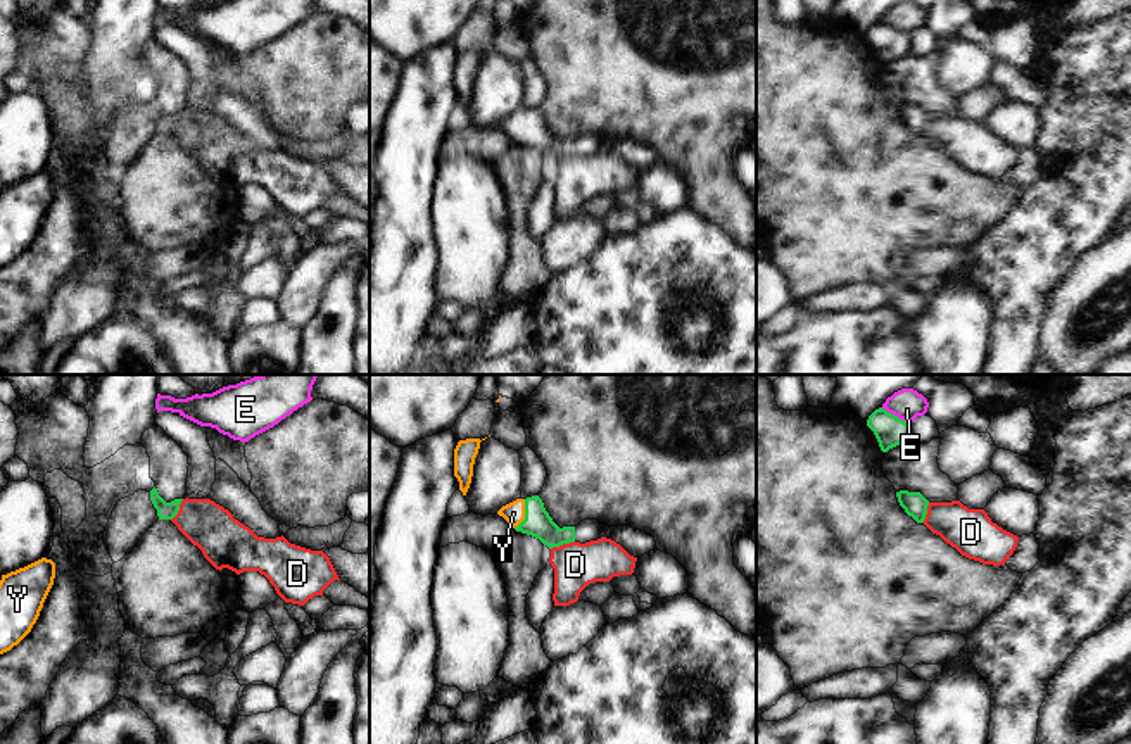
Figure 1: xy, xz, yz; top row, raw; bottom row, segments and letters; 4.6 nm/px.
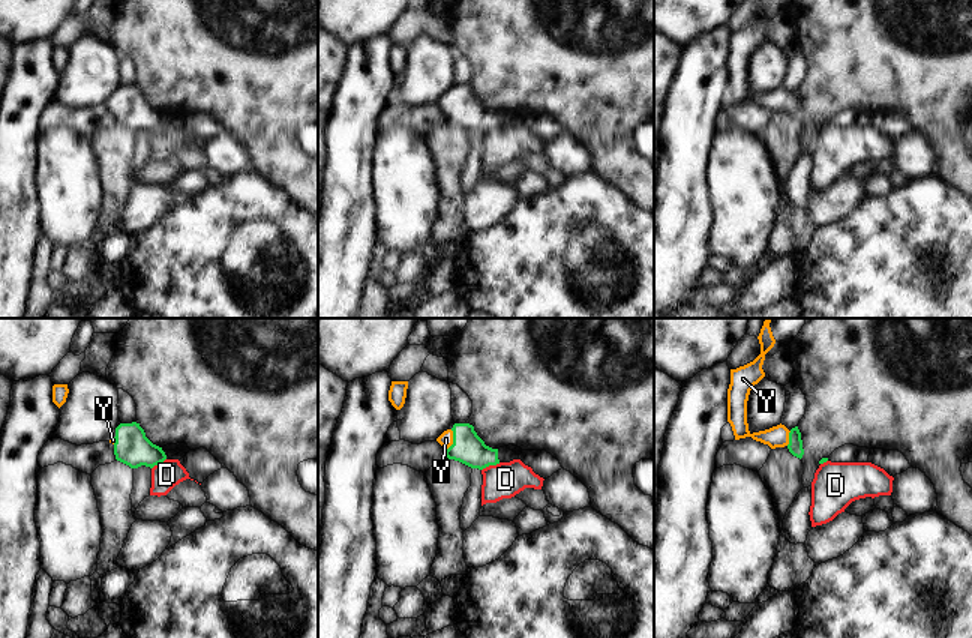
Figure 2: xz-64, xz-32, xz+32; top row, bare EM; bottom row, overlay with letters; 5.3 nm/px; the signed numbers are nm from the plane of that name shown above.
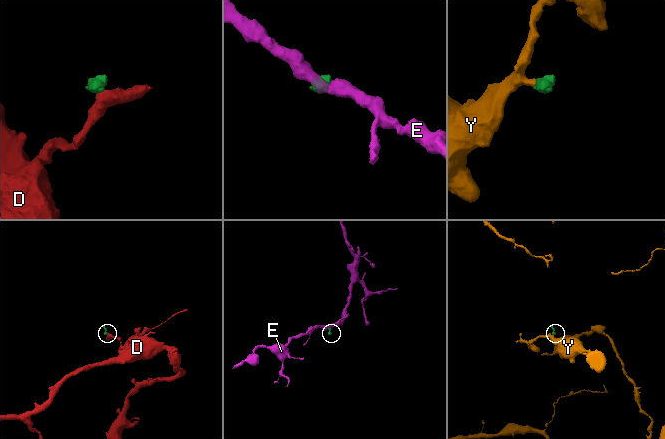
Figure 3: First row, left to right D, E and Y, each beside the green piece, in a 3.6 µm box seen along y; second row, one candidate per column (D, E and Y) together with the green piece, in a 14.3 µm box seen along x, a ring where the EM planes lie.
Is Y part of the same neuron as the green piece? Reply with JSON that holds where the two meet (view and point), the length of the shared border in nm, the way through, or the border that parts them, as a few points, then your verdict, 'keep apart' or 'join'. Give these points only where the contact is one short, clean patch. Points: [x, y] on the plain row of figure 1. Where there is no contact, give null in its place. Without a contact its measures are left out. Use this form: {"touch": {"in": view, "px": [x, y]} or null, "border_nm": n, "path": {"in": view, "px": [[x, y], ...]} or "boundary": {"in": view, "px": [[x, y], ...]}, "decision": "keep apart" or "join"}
{"touch": {"in": "xz", "px": [525, 128]}, "border_nm": 140, "path": {"in": "xz", "px": [[537, 135], [525, 128], [513, 126]]}, "decision": "join"}

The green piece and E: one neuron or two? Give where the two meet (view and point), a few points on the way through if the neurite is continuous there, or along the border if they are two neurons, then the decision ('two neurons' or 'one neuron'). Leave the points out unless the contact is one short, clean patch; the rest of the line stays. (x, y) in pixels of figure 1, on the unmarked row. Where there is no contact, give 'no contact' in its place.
yz (897, 30) | along yz (881, 21), (910, 37) | two neurons

